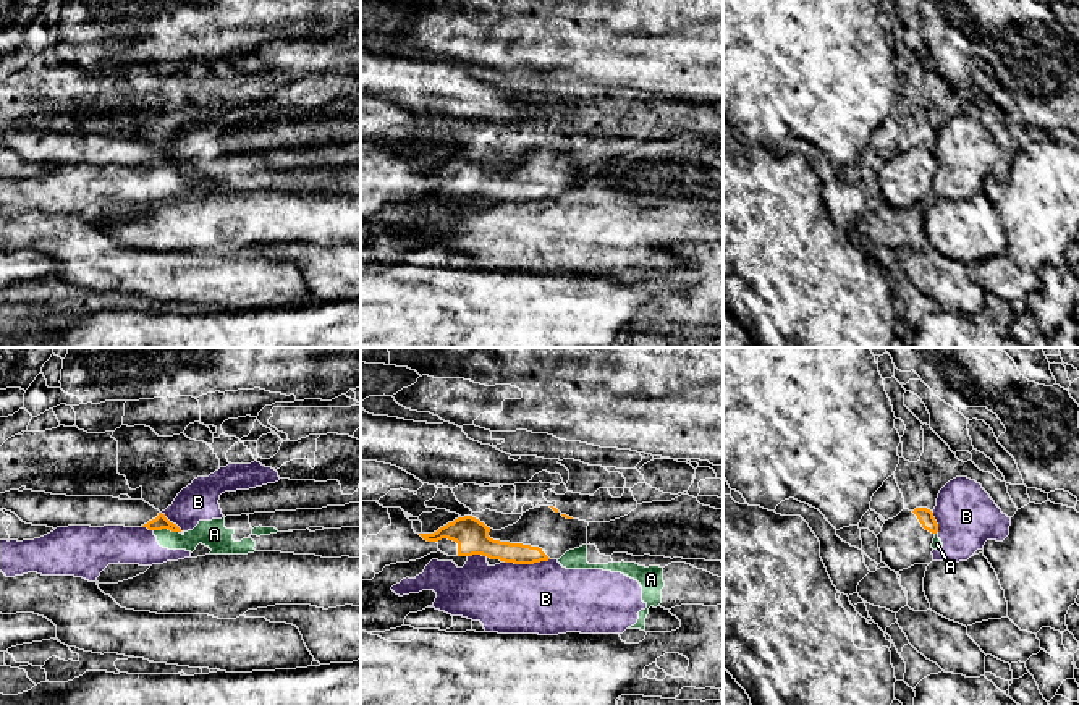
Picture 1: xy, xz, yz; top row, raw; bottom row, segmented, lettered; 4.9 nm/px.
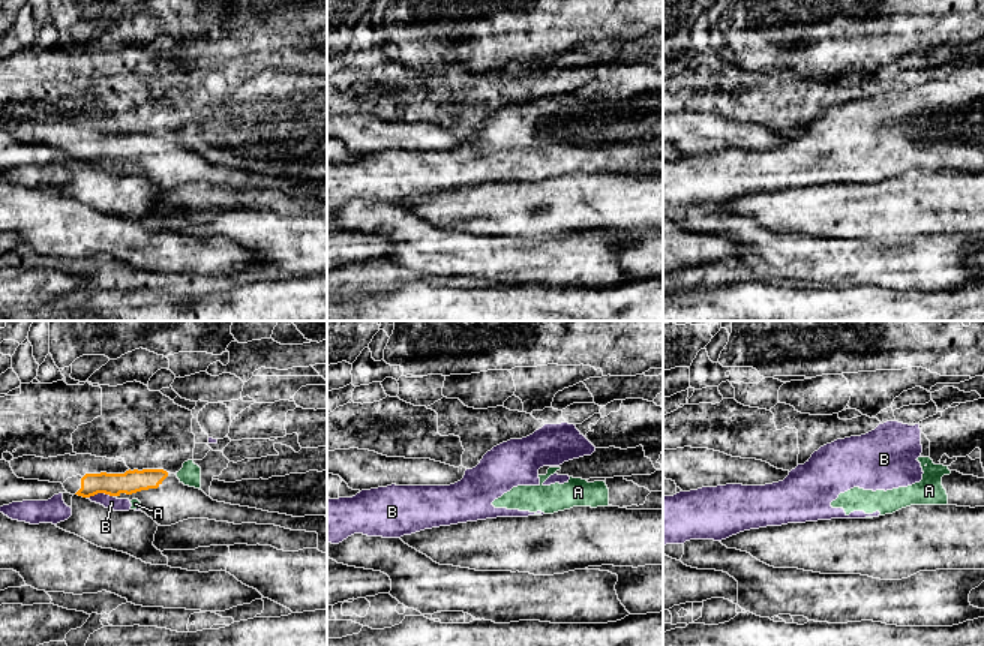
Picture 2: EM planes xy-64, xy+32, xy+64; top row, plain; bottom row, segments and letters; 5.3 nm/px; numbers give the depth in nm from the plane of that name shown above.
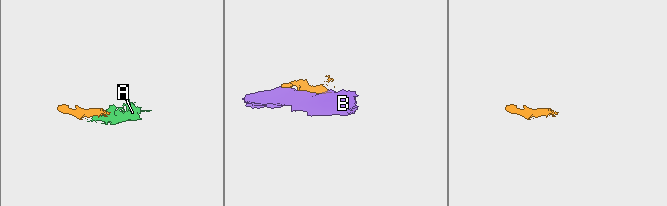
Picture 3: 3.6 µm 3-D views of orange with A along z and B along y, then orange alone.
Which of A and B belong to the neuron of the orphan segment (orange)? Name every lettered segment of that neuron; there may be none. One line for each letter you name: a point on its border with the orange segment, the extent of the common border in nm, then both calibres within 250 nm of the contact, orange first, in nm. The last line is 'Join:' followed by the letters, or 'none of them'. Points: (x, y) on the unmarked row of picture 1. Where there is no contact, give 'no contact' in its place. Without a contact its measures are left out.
Join: none of them

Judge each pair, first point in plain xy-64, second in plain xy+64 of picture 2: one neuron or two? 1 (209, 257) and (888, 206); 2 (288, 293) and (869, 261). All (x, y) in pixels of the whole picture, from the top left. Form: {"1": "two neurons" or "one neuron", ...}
{"1": "two neurons", "2": "two neurons"}

